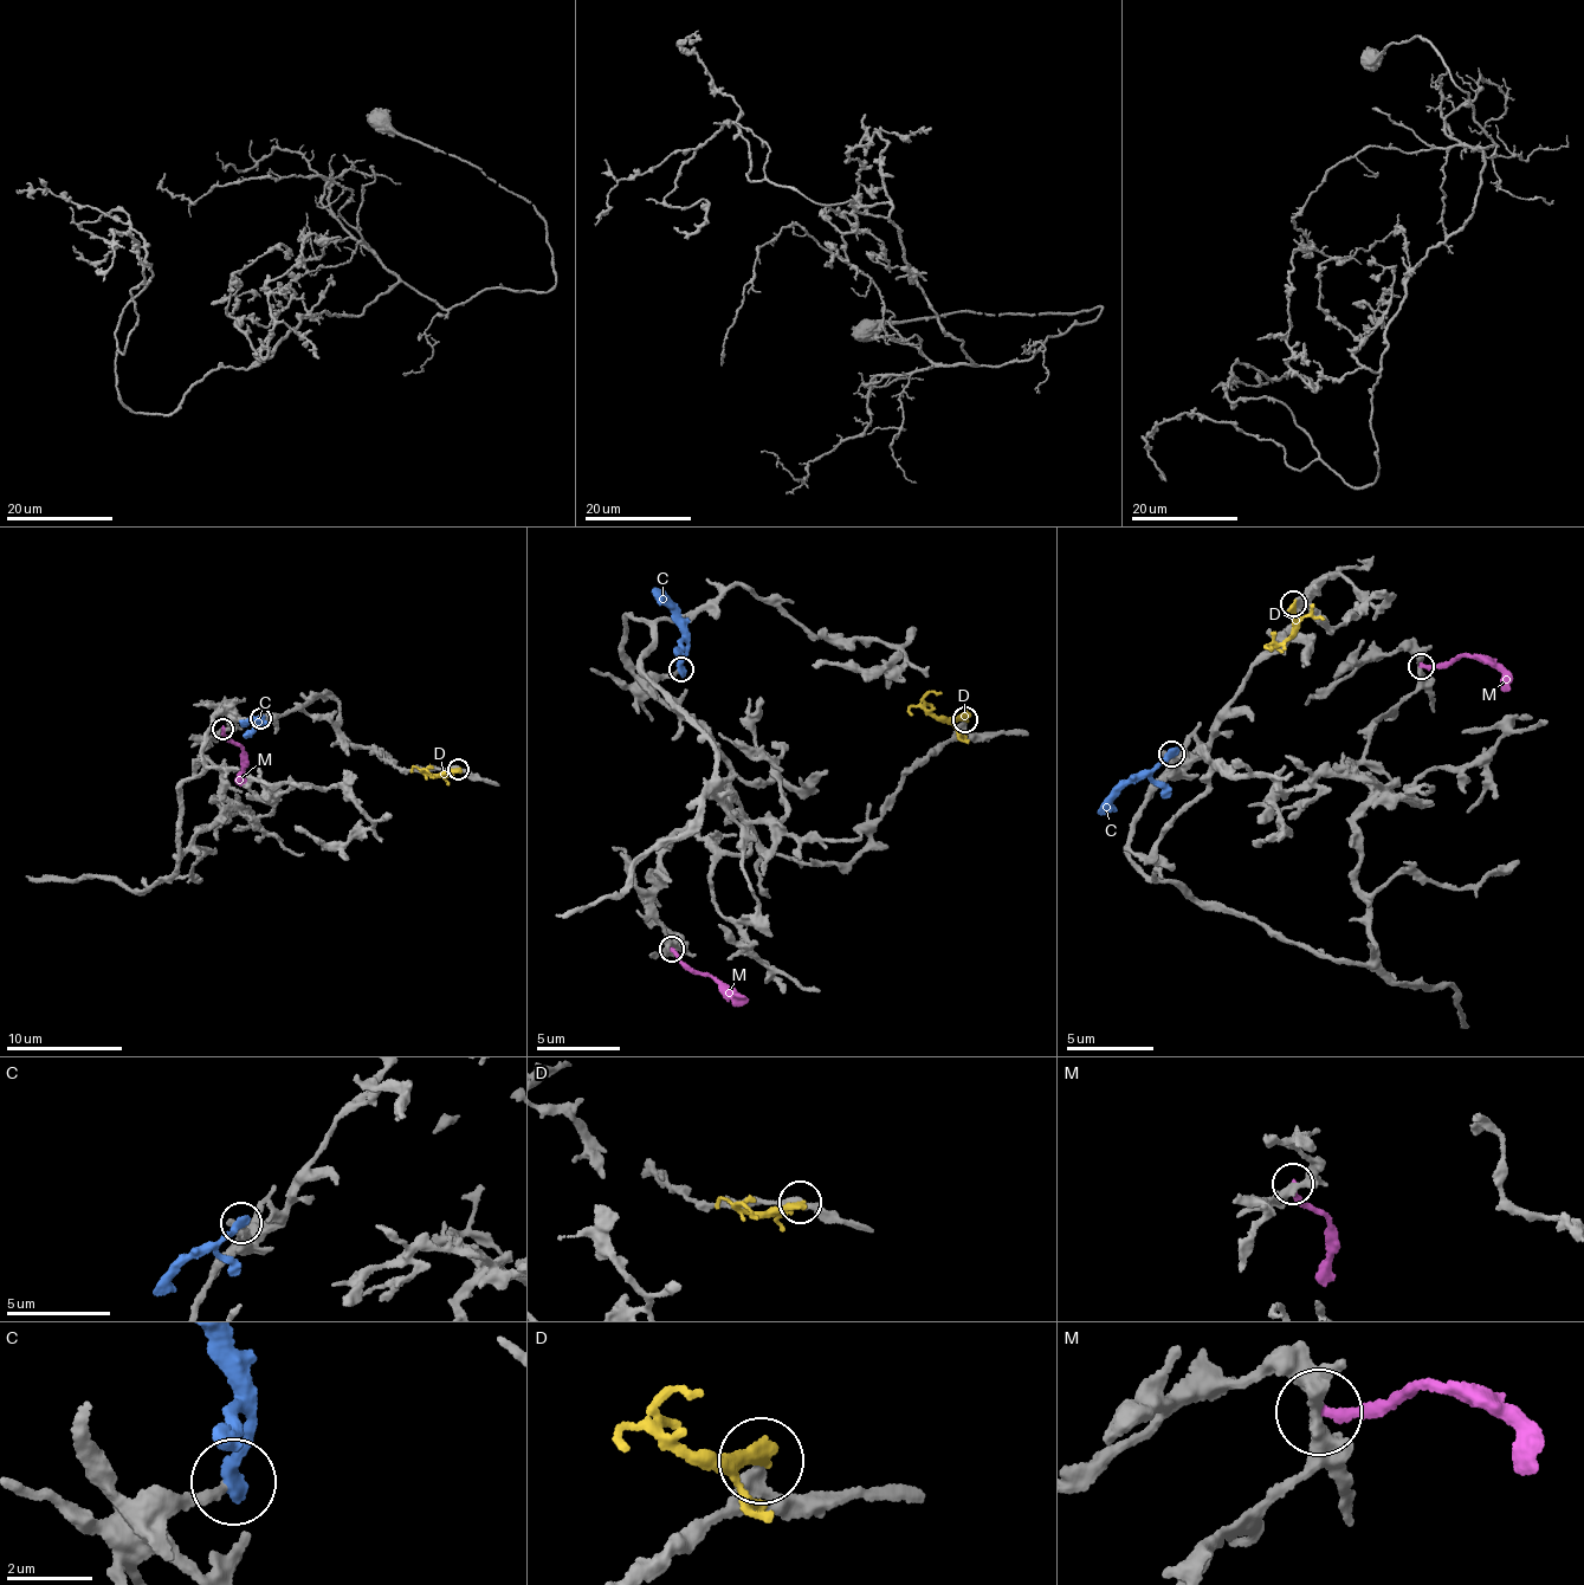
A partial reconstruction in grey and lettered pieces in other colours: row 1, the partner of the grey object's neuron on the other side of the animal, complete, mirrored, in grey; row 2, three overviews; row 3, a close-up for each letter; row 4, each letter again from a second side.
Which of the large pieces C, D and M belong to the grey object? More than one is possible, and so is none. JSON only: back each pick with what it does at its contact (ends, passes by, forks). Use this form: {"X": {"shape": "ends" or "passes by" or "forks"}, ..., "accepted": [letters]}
{"accepted": []}

